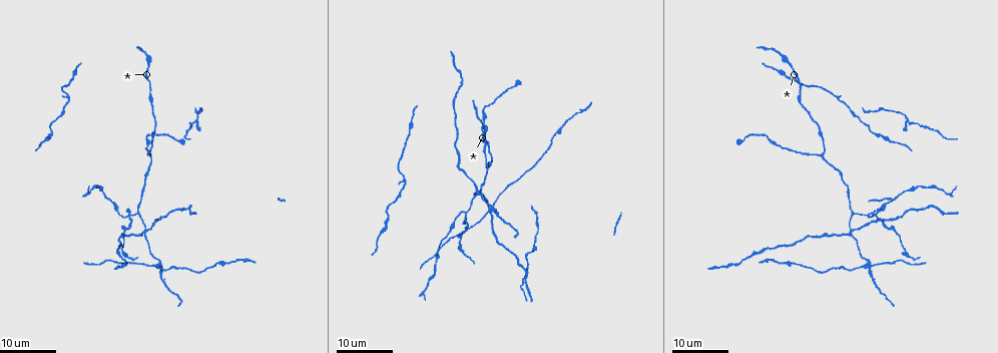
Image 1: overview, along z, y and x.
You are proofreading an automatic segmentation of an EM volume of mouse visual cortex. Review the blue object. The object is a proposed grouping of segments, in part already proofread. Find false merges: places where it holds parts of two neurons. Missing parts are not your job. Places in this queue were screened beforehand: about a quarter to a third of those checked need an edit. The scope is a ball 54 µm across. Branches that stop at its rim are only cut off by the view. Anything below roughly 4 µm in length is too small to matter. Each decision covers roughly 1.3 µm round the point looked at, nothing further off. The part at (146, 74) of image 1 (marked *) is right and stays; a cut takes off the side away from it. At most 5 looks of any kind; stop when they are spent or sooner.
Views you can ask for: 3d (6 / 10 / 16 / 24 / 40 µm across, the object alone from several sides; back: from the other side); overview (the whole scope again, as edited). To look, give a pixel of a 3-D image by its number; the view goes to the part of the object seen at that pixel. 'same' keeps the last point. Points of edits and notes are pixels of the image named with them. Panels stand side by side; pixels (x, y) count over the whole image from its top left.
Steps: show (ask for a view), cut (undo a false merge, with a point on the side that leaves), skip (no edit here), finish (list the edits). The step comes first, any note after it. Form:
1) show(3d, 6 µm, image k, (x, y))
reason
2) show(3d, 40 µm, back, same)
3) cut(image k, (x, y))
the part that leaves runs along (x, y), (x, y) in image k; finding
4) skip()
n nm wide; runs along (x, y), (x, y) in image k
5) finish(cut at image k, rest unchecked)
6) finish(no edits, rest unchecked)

show(3d, 16 µm, image 1, (127, 215))
looks like a crossing

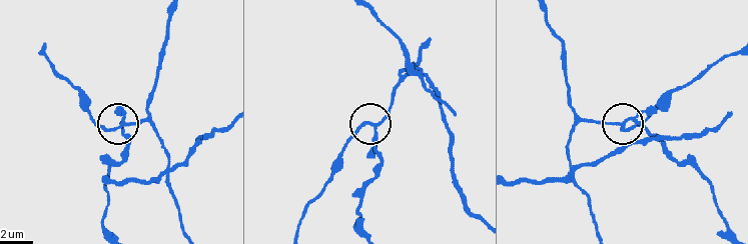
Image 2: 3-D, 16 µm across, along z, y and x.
show(3d, 6 µm, image 2, (123, 123))
zoom in

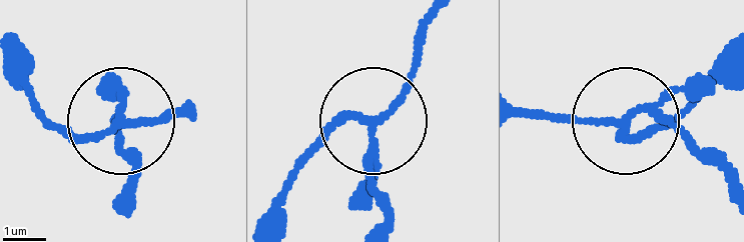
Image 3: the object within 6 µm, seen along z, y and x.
skip()
runs along (431, 13), (413, 77), (374, 131), (385, 214) in image 3; continuous, no second neuron

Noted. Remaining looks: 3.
show(3d, 24 µm, image 1, (868, 267))
four-way junction

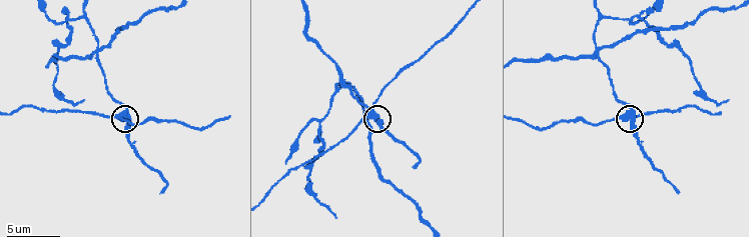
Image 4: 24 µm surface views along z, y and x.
show(3d, 6 µm, image 4, (627, 120))
zoom in

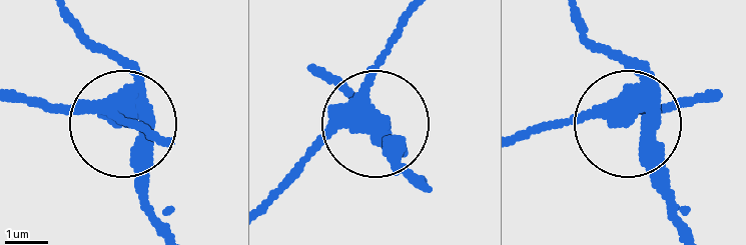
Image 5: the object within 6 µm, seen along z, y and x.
cut(image 5, (66, 106))
the part that leaves runs along (128, 103), (121, 117), (160, 132) in image 5; a second neuron is stuck on

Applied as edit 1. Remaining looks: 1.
show(3d, 10 µm, image 4, (99, 50))
four or more arms meet

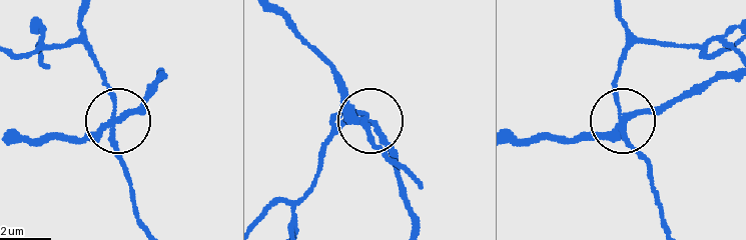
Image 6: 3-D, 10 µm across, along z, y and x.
cut(image 6, (88, 136))
190 nm wide; the part that leaves runs along (623, 121), (731, 76) in image 6; two neurons meet here

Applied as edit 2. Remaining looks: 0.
finish(cut at image 5, cut at image 6, rest unchecked)

